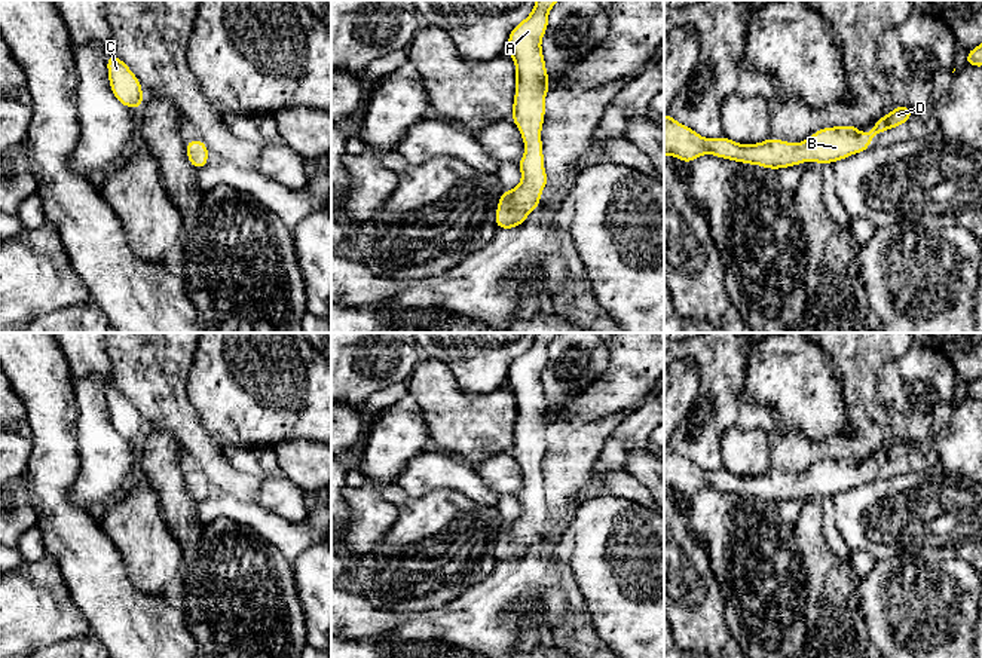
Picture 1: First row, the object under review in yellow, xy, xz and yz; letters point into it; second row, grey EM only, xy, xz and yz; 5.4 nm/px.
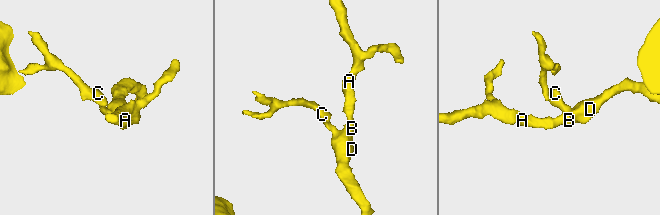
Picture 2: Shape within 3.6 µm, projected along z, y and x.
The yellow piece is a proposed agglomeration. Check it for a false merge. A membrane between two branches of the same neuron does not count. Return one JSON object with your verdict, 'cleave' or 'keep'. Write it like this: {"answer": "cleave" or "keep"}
{"answer": "keep"}

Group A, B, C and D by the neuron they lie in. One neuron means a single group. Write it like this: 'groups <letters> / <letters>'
groups A B C D

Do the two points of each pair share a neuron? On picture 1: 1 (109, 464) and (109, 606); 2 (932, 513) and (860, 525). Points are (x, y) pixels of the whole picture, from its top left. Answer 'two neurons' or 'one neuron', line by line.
1: two neurons
2: one neuron

